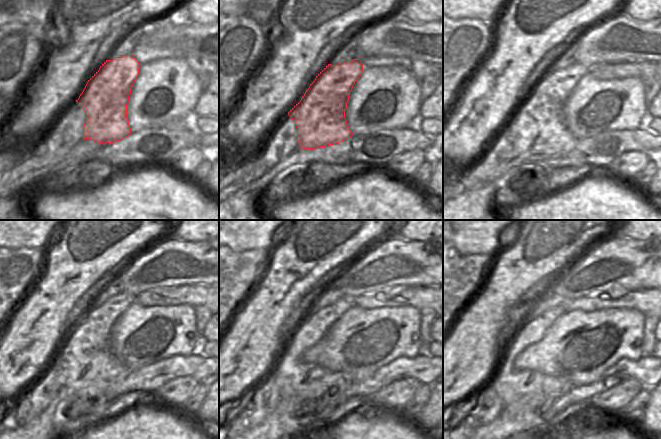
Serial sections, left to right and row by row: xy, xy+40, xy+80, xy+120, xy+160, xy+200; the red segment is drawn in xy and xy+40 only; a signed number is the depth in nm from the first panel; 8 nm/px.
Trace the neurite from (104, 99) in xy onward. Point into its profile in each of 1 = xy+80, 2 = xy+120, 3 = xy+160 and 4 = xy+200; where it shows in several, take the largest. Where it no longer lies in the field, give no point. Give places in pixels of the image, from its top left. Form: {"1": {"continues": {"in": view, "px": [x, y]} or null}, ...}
{"1": {"continues": {"in": "xy+80", "px": [538, 126]}}, "2": {"continues": {"in": "xy+120", "px": [85, 358]}}, "3": {"continues": {"in": "xy+160", "px": [294, 378]}}, "4": {"continues": {"in": "xy+200", "px": [510, 384]}}}

